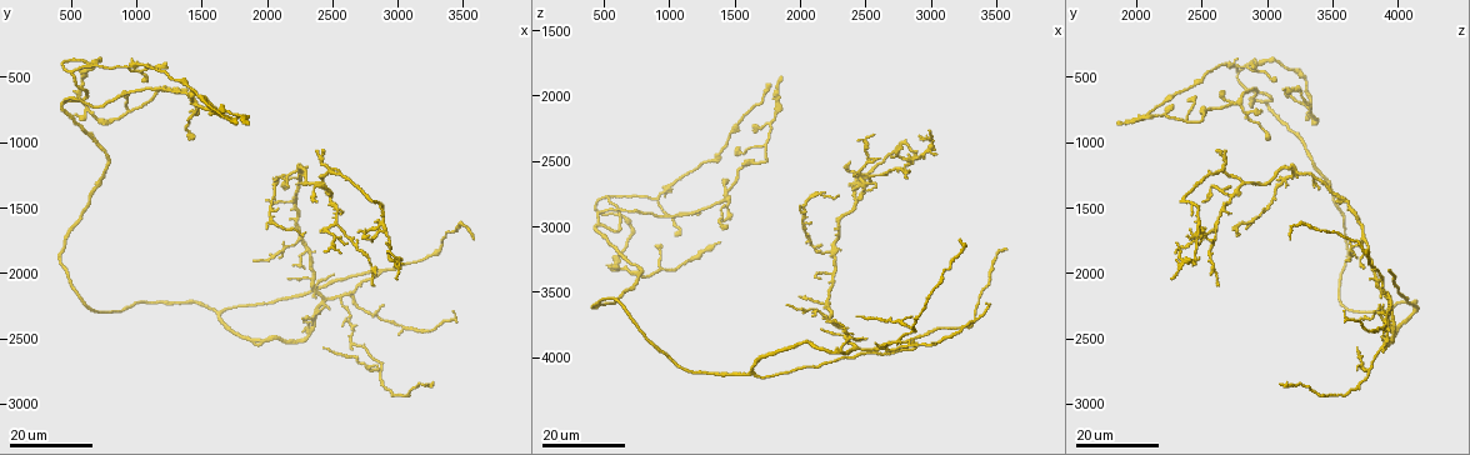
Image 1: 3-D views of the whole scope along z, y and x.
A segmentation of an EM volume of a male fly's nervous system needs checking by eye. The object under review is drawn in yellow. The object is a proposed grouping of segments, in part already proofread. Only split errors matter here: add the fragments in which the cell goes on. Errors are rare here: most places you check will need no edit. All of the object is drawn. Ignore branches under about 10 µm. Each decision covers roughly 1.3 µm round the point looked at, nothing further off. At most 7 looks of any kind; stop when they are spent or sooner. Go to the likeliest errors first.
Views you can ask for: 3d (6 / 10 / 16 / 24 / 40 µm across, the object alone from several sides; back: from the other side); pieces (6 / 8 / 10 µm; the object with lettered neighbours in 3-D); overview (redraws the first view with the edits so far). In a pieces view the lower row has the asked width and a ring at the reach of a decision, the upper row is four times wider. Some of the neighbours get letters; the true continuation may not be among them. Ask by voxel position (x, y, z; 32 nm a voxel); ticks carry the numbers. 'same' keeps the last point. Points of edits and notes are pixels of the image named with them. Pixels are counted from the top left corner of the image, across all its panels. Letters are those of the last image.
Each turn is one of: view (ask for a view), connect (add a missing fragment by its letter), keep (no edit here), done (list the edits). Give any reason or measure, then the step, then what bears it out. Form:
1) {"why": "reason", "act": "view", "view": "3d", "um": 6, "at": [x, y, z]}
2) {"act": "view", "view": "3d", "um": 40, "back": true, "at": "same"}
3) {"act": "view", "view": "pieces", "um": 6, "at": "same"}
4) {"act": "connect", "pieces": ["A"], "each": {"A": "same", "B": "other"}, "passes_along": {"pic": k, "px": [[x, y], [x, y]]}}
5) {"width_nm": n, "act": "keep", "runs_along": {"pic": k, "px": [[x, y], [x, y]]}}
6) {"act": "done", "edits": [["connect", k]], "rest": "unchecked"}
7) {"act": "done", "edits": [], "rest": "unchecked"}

{"why": "an open end", "act": "view", "view": "3d", "um": 16, "at": [2860, 1960, 3920]}

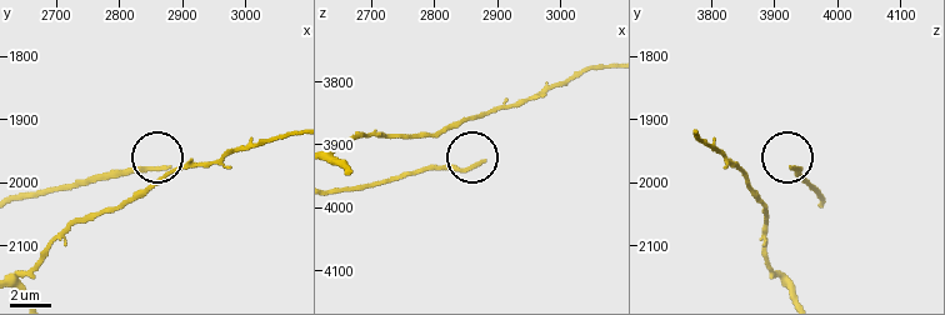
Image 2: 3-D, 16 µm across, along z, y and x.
{"act": "view", "view": "pieces", "um": 10, "at": [2875, 1980, 3930]}

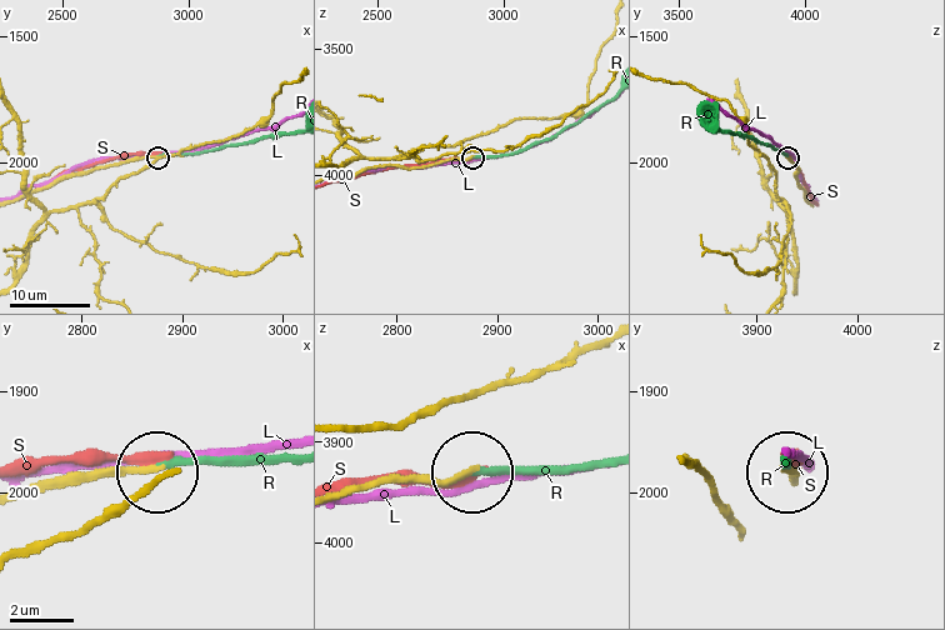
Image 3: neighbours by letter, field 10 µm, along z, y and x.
{"act": "connect", "pieces": ["R"], "each": {"L": "other", "R": "same", "S": "other"}, "passes_along": {"pic": 3, "px": [[450, 160], [525, 150], [590, 113]]}, "found": "it goes on there"}

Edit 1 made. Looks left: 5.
{"act": "view", "view": "overview"}

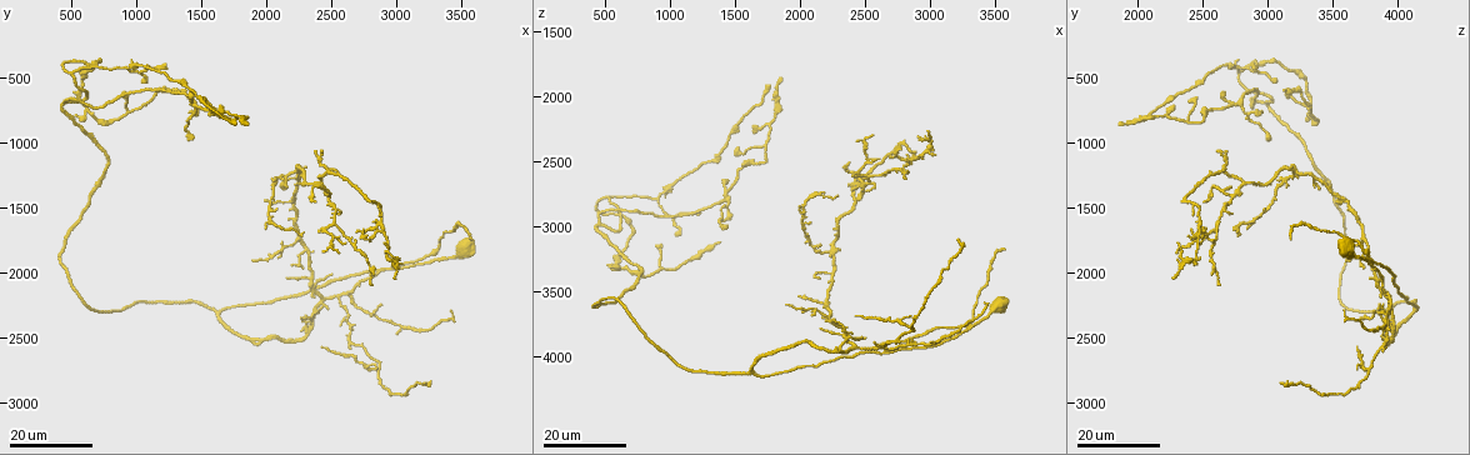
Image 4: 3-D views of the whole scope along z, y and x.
{"why": "free end", "act": "view", "view": "3d", "um": 16, "at": [1980, 1440, 3540]}

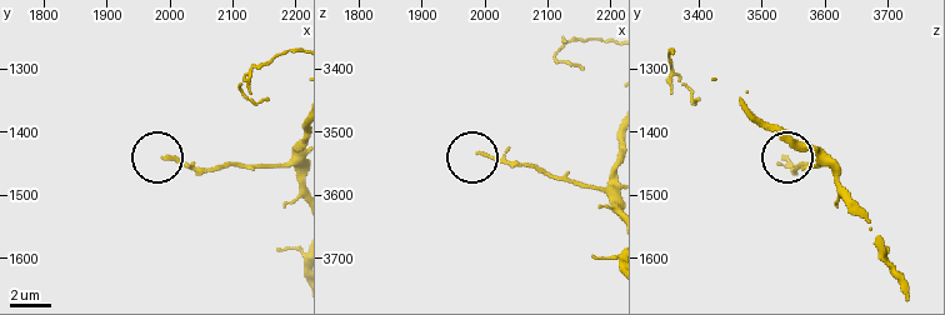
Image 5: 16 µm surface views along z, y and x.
{"why": "see the neighbours", "act": "view", "view": "pieces", "um": 10, "at": [1990, 1440, 3535]}

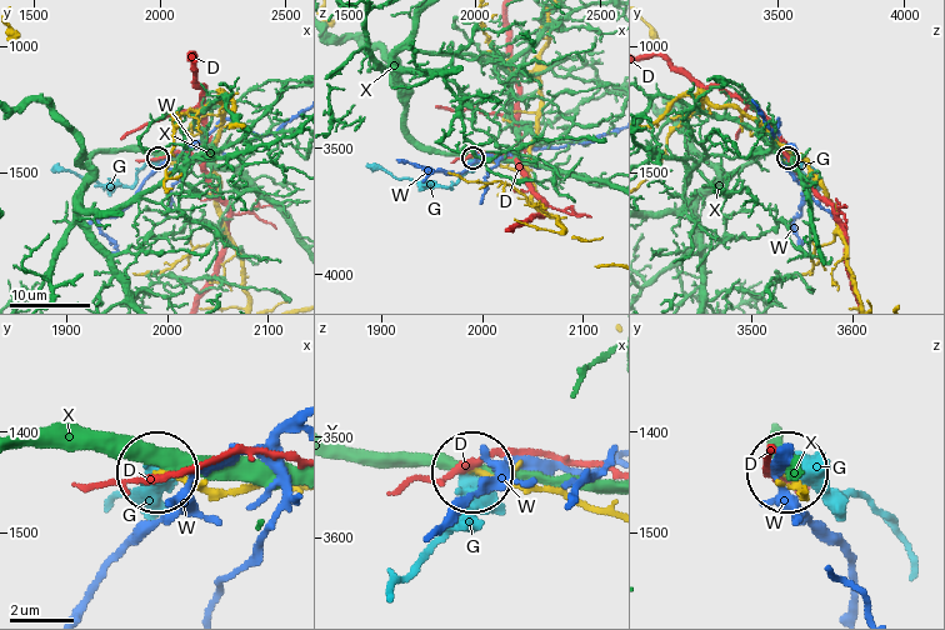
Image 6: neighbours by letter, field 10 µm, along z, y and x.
{"width_nm": 170, "act": "keep", "each": {"D": "other", "G": "other", "W": "other", "X": "other"}, "runs_along": {"pic": 6, "px": [[608, 514], [473, 471]]}, "found": "no lettered fragment goes on from it"}

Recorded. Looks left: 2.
{"why": "end of a long branch", "act": "view", "view": "3d", "um": 16, "at": [3560, 1740, 3160]}

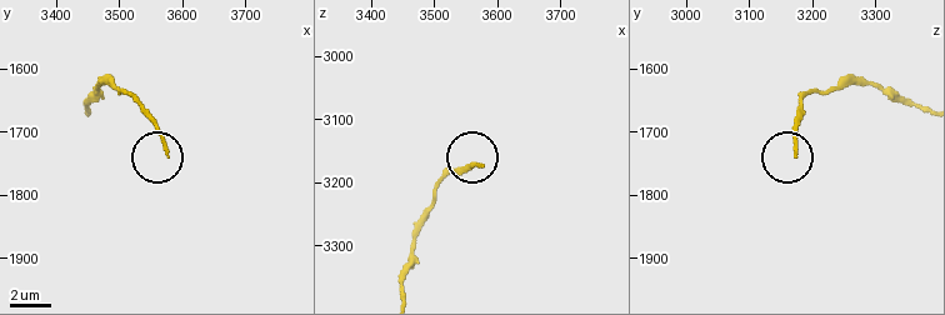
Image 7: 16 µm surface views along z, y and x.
{"why": "what lies round it", "act": "view", "view": "pieces", "um": 8, "at": [3580, 1735, 3170]}

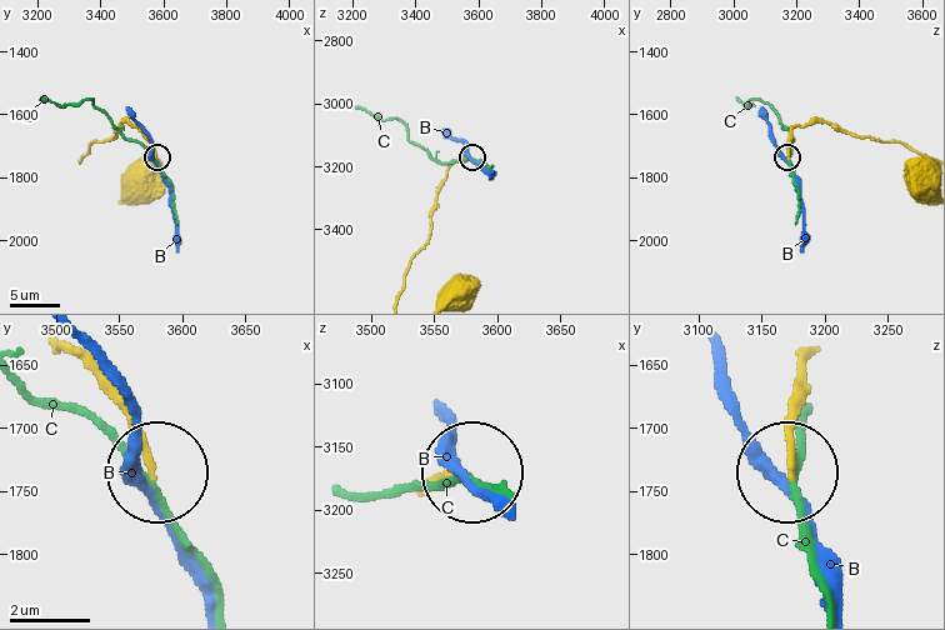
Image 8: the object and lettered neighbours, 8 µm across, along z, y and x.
{"act": "keep", "each": {"B": "other", "C": "other"}, "runs_along": {"pic": 8, "px": [[914, 151], [814, 121], [794, 129], [789, 156]]}, "found": "none of them fits"}

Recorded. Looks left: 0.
{"act": "done", "edits": [["connect", 3]], "rest": "unchecked"}

